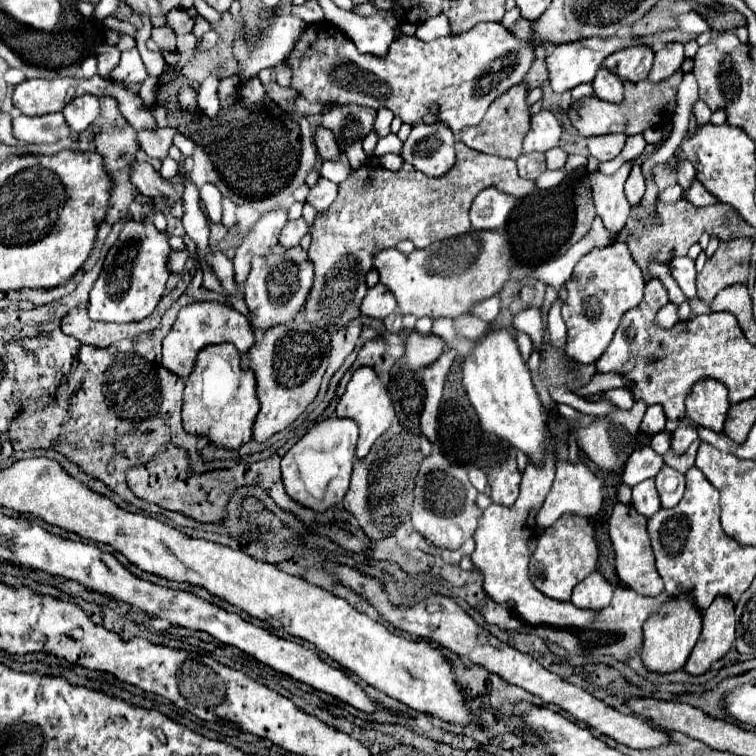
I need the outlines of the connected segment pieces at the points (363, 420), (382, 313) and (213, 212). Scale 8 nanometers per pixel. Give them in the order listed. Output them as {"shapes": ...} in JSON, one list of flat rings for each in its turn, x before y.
{"shapes":[[[358,367,344,391,344,395,340,397,338,405,336,405,336,415,338,417,348,417,352,421,356,421,356,425,360,427,360,437,358,437,358,447,356,447,356,457,362,459,368,455,368,451,372,449,374,441,386,433,386,429,392,425,394,419,394,407,390,403,388,391,386,387,380,383,378,375,374,373,374,369,370,367]],[[382,283,368,289,368,293,360,305,360,313,364,317,372,317,372,319,384,319,394,311,396,311,394,295]],[[206,183,200,189,200,197,202,197,204,205,206,205,208,219,212,223,220,223,220,219,222,219,222,193,218,191,218,187,214,187,212,183]]]}

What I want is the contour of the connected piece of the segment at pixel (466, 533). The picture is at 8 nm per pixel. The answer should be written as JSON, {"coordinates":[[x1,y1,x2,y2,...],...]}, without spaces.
{"coordinates":[[434,445,430,457,424,457,414,489,414,509,412,509,412,525,414,529,430,541,434,547,458,549,468,537,474,535,478,527,478,519,482,509,476,505,478,491,468,481,468,471,460,465,452,465]]}

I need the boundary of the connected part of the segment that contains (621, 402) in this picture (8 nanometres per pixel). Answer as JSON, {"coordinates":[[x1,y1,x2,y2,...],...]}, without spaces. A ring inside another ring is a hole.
{"coordinates":[[614,388,603,393,602,399,607,400,613,405,622,409,631,409,634,405,634,399,630,391,626,388]]}

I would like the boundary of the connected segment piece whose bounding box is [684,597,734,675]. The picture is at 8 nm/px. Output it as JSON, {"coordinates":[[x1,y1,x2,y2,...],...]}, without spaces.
{"coordinates":[[718,597,708,611,702,613,702,633,688,657,684,671,690,675,702,675,720,661,734,643,734,609,724,597]]}

